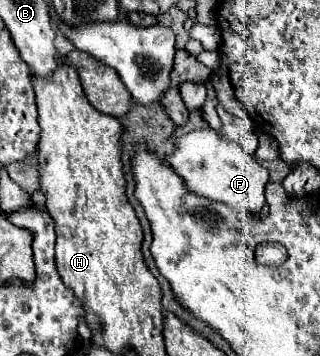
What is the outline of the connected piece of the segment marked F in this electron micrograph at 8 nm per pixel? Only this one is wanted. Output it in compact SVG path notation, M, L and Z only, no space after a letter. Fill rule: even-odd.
M222 105L217 107L217 111L222 123L221 131L203 127L181 135L175 141L175 151L165 155L165 163L183 179L191 193L227 203L235 209L247 209L257 215L265 205L265 183L269 181L269 173L255 161L253 155L243 151L238 129L241 120L228 113Z

